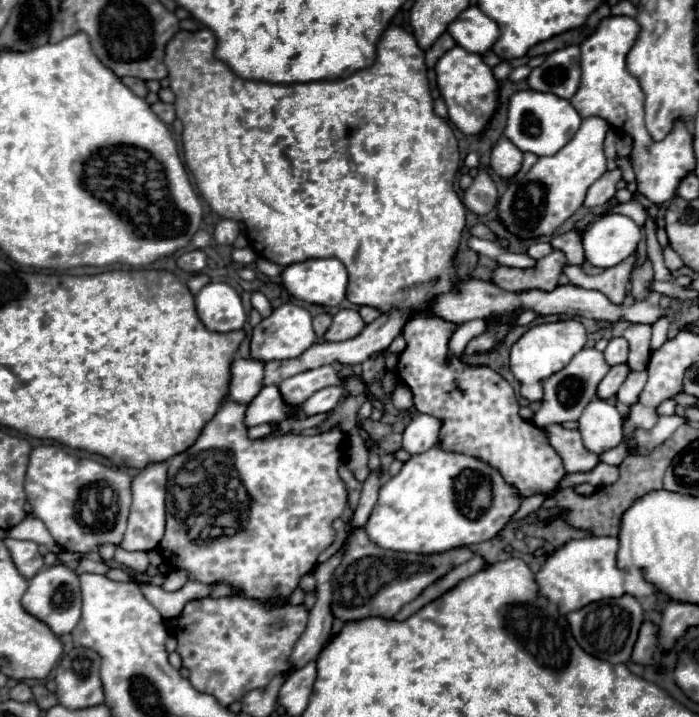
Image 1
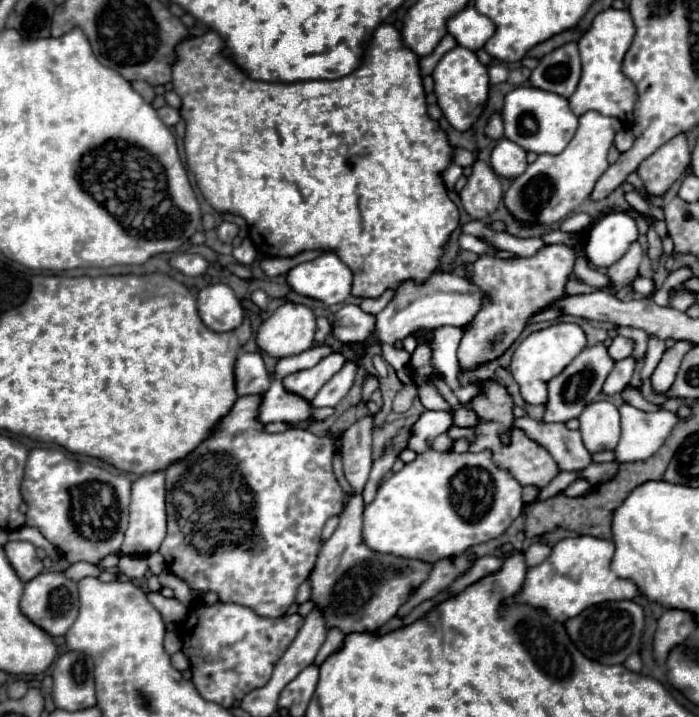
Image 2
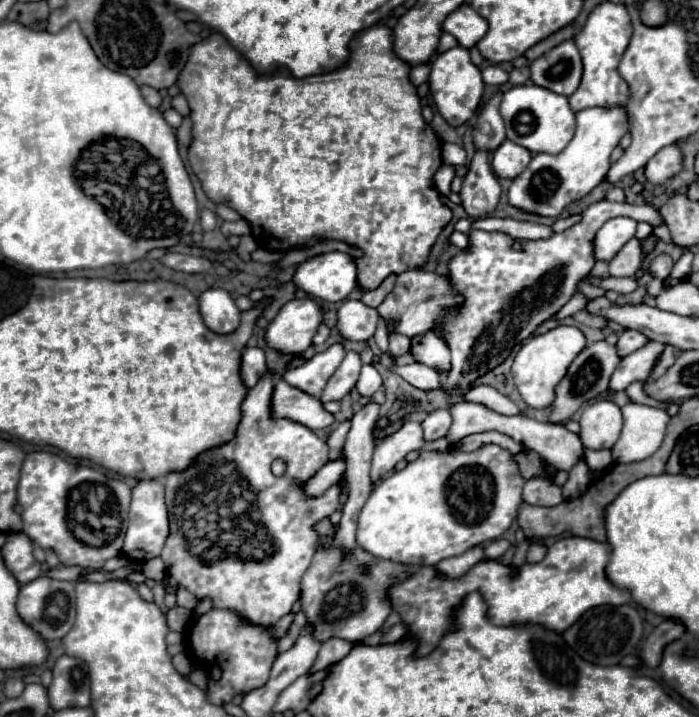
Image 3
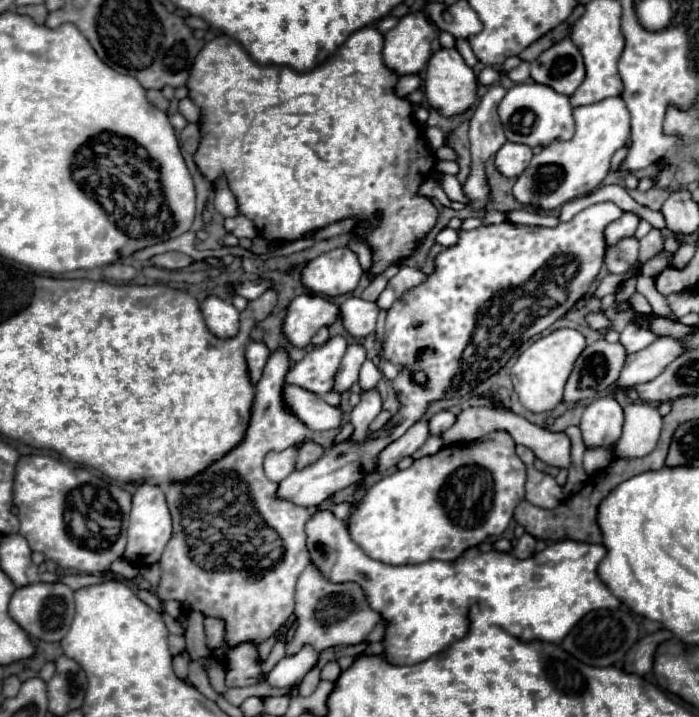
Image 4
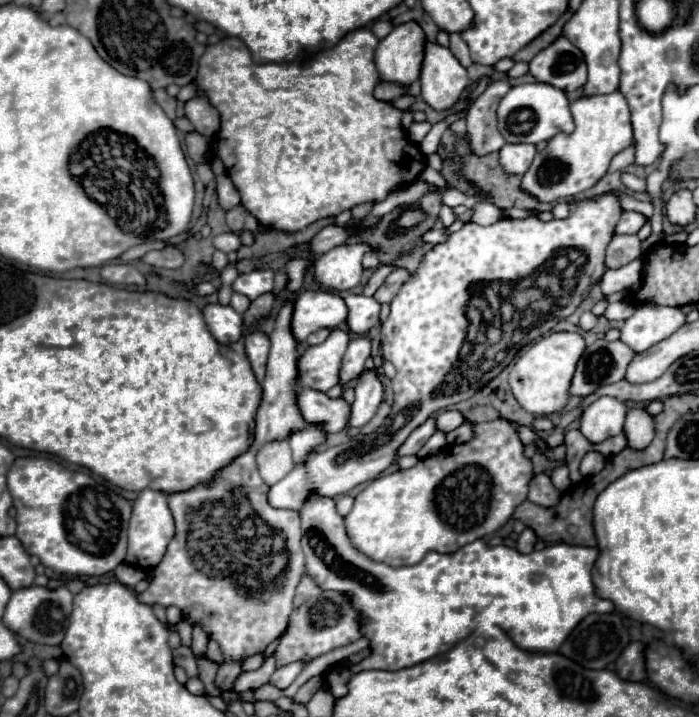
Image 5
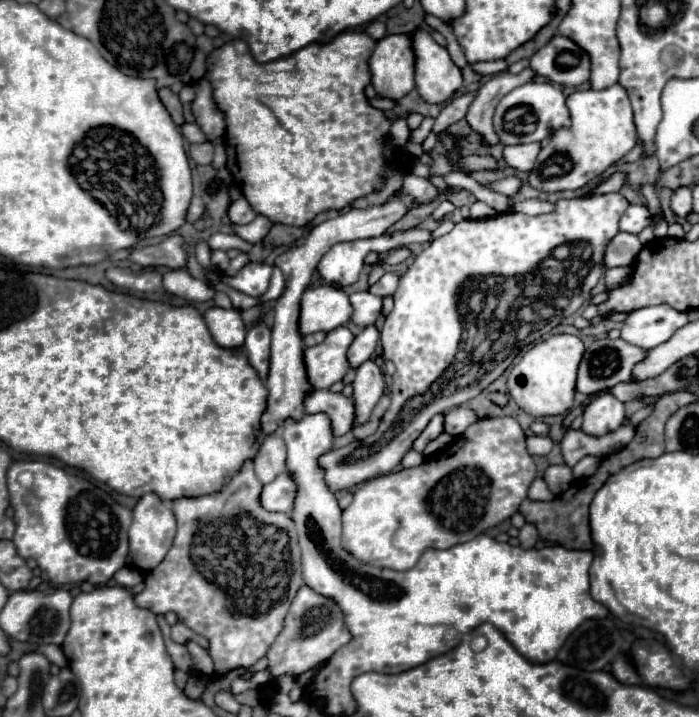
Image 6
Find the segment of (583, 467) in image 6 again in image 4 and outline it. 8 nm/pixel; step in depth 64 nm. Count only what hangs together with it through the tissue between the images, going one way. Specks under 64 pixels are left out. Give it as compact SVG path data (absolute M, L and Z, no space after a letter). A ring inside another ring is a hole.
M608 448L606 450L586 450L584 454L584 470L590 476L602 472L610 462L612 462L612 452Z

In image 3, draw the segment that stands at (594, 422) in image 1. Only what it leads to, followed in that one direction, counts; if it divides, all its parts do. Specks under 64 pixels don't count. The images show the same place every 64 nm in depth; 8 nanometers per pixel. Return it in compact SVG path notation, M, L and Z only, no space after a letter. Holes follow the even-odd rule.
M598 400L584 408L580 416L580 438L584 448L612 448L622 430L622 414L614 402Z

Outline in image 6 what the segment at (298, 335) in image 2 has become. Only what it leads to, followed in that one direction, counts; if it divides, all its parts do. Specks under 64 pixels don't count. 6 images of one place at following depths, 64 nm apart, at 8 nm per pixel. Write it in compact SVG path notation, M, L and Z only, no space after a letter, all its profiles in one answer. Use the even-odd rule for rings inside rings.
M322 284L302 294L298 330L302 336L324 330L330 332L350 320L350 302L342 288Z

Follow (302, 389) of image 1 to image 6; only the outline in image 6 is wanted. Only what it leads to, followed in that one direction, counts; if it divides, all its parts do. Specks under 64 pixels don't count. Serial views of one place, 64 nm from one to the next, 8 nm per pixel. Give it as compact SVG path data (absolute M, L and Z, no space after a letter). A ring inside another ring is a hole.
M340 326L328 332L322 344L316 344L304 350L306 376L314 388L328 390L334 382L346 376L346 372L350 370L346 362L346 350L352 340L354 340L354 334L348 328Z

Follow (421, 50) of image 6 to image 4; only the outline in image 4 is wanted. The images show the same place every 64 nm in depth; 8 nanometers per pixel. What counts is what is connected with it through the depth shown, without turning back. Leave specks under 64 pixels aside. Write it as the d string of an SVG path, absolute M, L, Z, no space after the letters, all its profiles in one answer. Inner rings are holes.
M440 48L438 52L432 54L428 68L426 68L426 76L424 76L424 90L426 96L432 104L432 108L436 108L442 116L458 116L464 114L466 110L470 110L476 104L476 94L478 94L478 76L476 72L464 62L462 54L452 48Z

